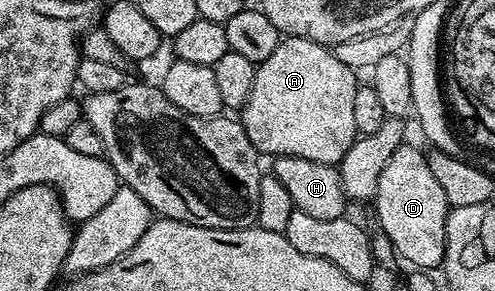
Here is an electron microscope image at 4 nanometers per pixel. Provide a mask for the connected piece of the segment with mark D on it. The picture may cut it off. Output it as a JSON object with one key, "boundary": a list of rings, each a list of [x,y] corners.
{"boundary":[[[402,145],[395,149],[395,153],[391,153],[391,161],[387,161],[387,165],[383,165],[383,173],[379,173],[379,189],[375,200],[377,219],[381,222],[379,229],[390,239],[396,254],[410,263],[410,268],[440,268],[445,261],[445,226],[451,208],[447,197],[443,197],[439,181],[435,181],[431,173],[428,154],[424,150],[421,152],[417,147],[409,146]]]}

